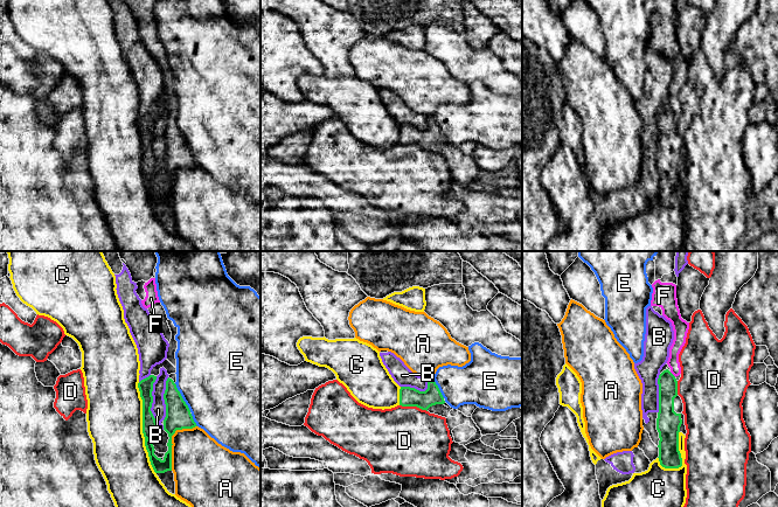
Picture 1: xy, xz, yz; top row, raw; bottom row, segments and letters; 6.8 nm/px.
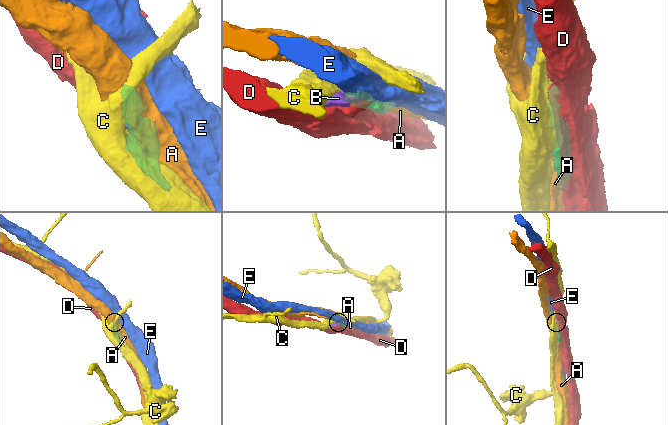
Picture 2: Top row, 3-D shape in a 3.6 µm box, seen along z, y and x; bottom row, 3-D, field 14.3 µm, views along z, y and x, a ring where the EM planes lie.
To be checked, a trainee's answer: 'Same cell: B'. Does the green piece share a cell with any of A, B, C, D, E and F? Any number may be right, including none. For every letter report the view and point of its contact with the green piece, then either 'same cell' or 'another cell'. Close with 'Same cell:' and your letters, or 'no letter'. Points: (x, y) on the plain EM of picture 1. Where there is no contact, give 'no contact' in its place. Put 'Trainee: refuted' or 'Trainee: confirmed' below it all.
A: meets green in xy at (171, 179); another cell
B: meets green in xy at (152, 140); another cell
C: meets green in xy at (143, 166); another cell
D: meets green in xz at (414, 144); another cell
E: meets green in xy at (181, 136); another cell
F: meets green in yz at (672, 112); same cell
Same cell: F
Trainee: refuted

